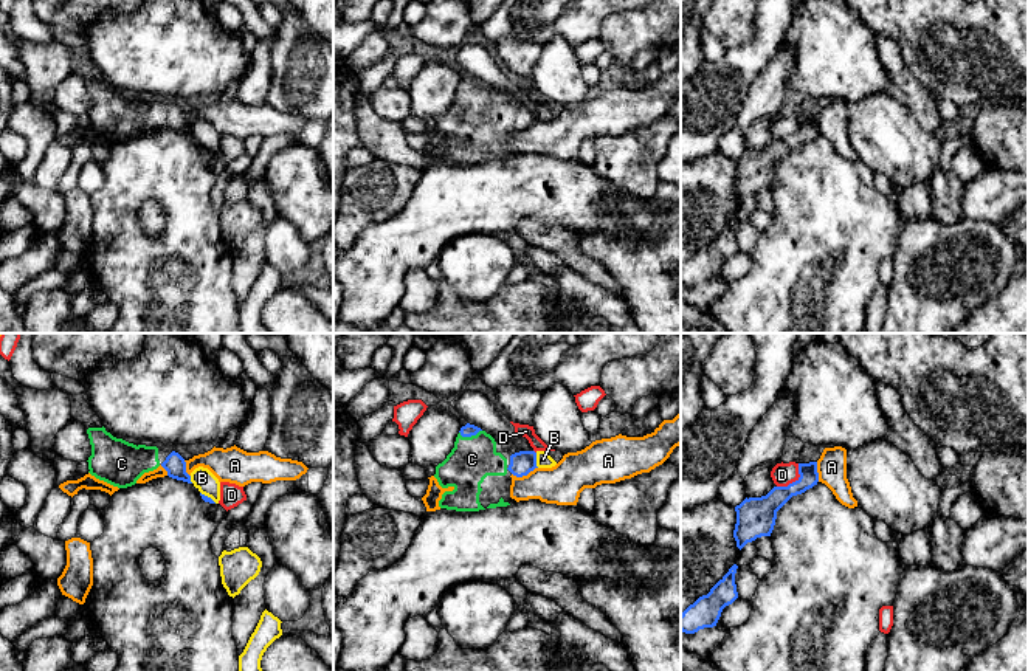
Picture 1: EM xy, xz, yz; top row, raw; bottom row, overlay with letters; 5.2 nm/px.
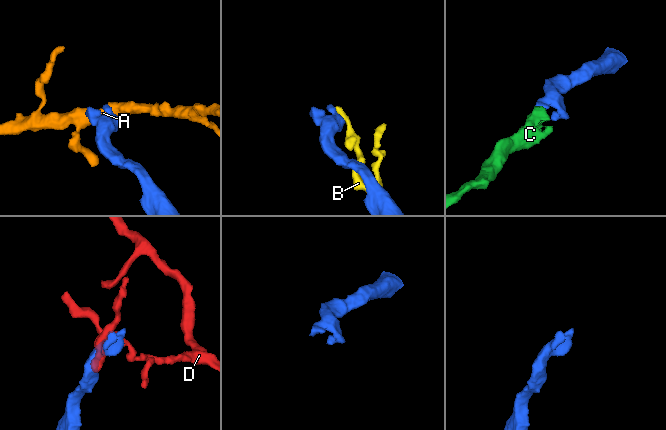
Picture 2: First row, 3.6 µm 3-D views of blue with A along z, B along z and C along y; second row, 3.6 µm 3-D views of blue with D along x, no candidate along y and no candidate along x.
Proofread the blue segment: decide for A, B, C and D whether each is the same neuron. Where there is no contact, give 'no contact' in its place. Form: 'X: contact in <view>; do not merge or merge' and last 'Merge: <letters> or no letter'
A: contact in xz; do not merge
B: contact in xz; do not merge
C: contact in xz; merge
D: contact in yz; do not merge
Merge: C

